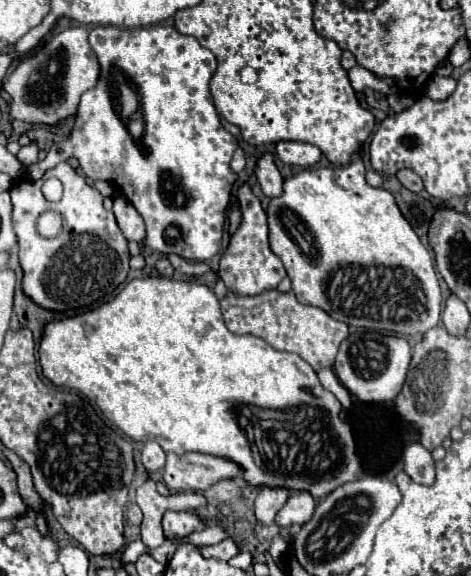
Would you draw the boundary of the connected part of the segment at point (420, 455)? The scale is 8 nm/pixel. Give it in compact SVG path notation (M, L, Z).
M410 443L404 449L402 461L404 461L404 473L412 481L416 481L420 485L432 485L436 481L434 459L432 459L430 451L424 449L420 443Z

